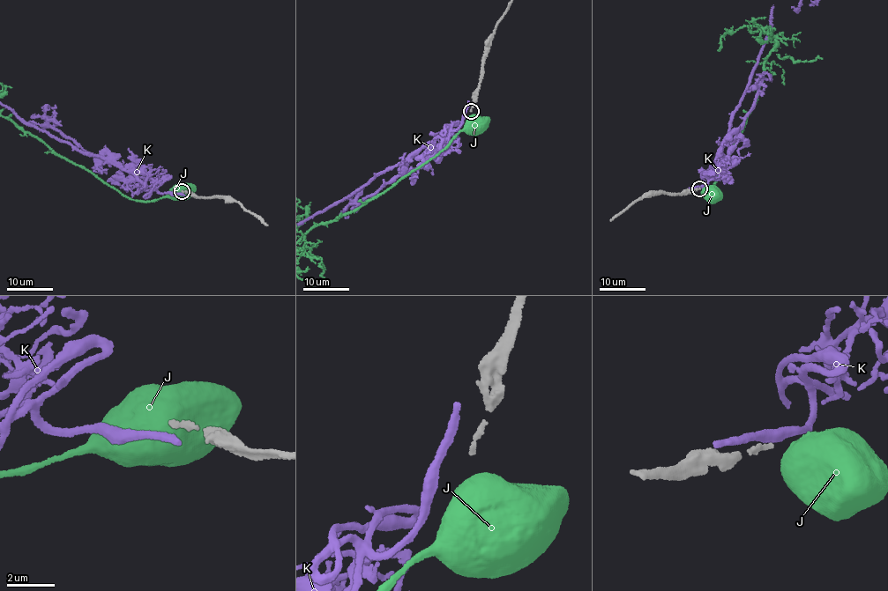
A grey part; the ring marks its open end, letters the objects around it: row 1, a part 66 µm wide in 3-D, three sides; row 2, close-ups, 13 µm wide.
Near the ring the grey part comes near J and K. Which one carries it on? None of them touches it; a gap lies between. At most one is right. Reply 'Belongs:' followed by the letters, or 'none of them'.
Belongs: none of them

